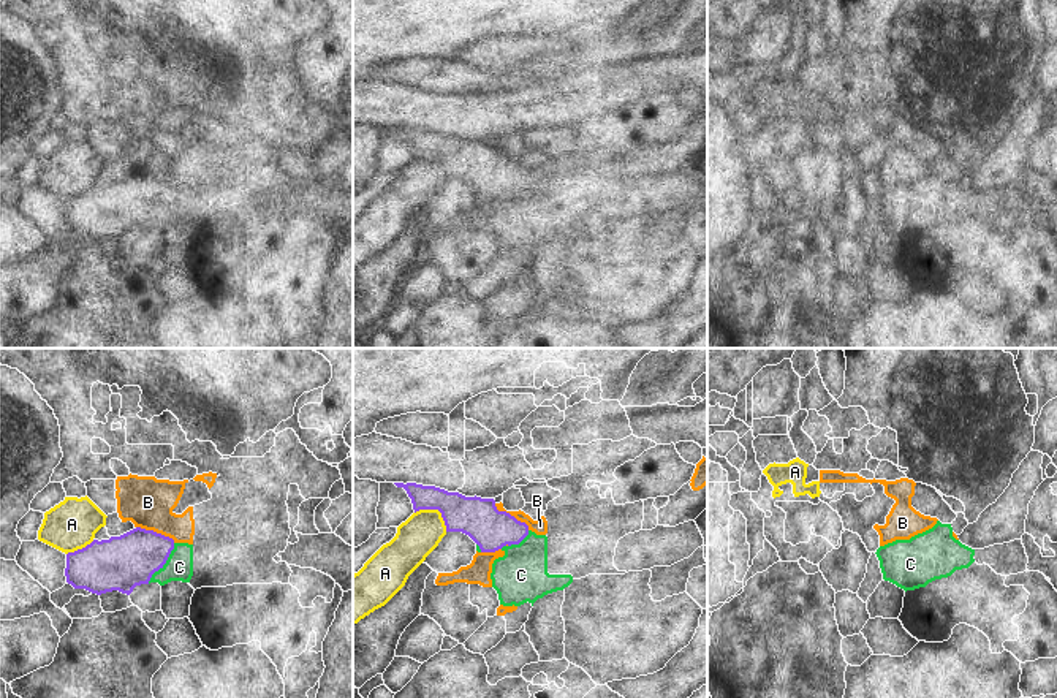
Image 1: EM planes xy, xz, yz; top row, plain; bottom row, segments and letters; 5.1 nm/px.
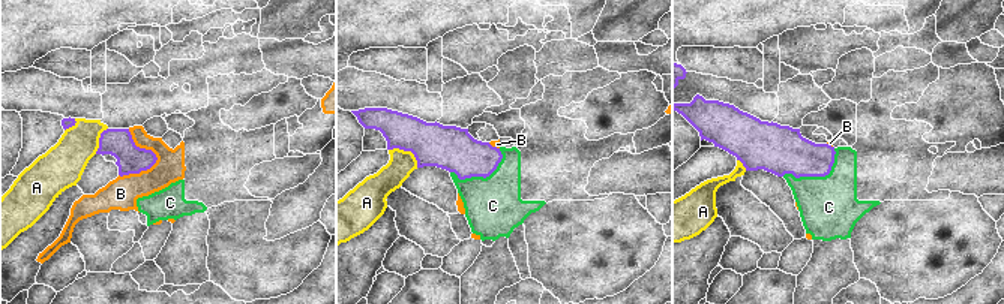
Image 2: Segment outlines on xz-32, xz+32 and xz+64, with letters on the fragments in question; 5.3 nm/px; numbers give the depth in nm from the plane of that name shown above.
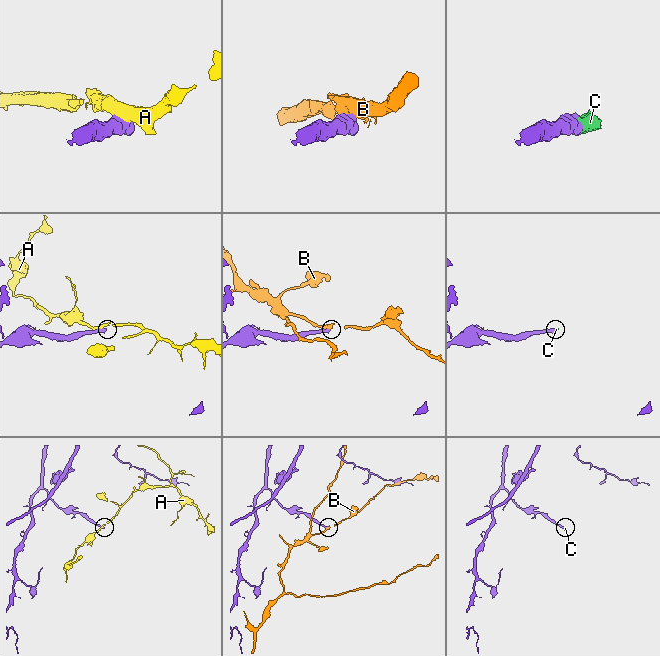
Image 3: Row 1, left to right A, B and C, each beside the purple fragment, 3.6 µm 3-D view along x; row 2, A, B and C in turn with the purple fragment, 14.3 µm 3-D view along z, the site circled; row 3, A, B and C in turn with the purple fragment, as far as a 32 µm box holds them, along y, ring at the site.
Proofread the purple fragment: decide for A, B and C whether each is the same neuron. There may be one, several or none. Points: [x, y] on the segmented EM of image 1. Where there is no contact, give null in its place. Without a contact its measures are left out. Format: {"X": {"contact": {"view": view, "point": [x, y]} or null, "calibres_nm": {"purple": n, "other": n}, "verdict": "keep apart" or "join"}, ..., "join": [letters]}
{"A": {"contact": {"view": "xz", "point": [437, 508]}, "calibres_nm": {"purple": 200, "other": 200}, "verdict": "keep apart"}, "B": {"contact": {"view": "xz", "point": [510, 515]}, "calibres_nm": {"purple": 200, "other": 80}, "verdict": "keep apart"}, "C": {"contact": {"view": "xy", "point": [163, 564]}, "calibres_nm": {"purple": 280, "other": 140}, "verdict": "join"}, "join": ["C"]}

